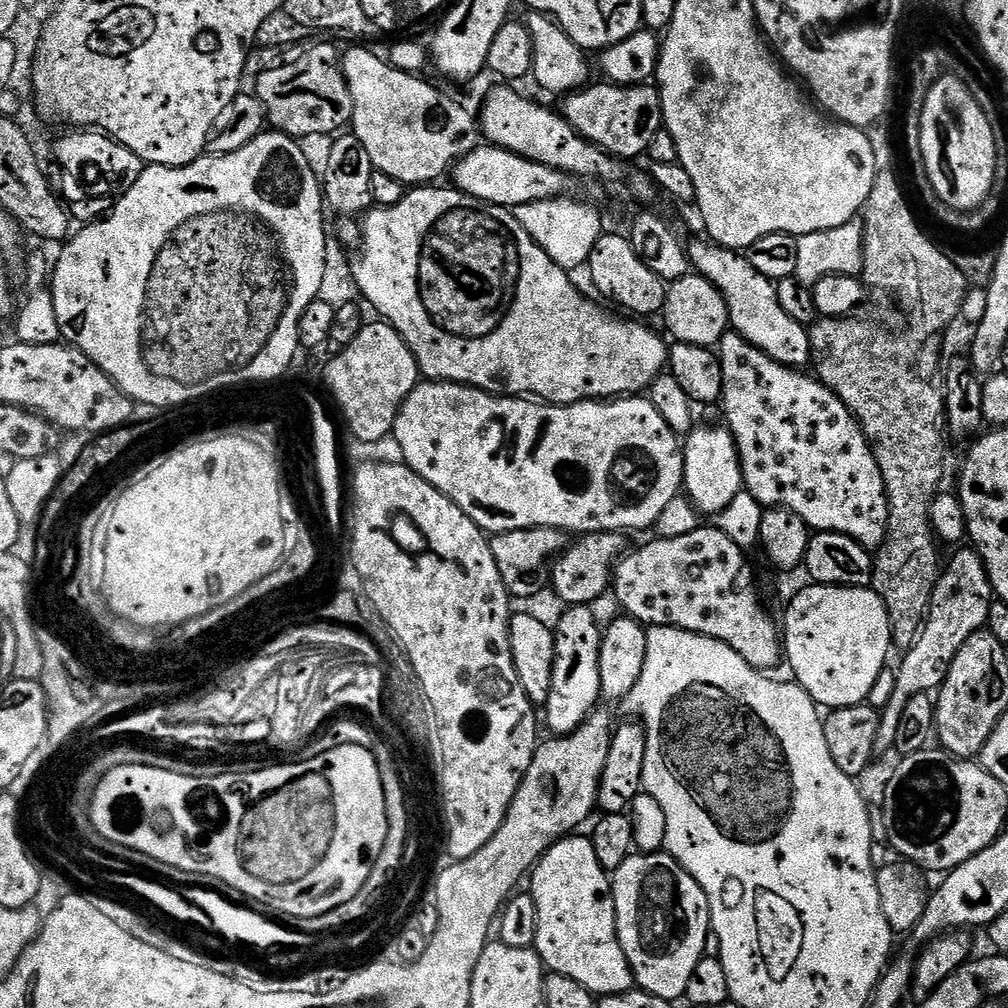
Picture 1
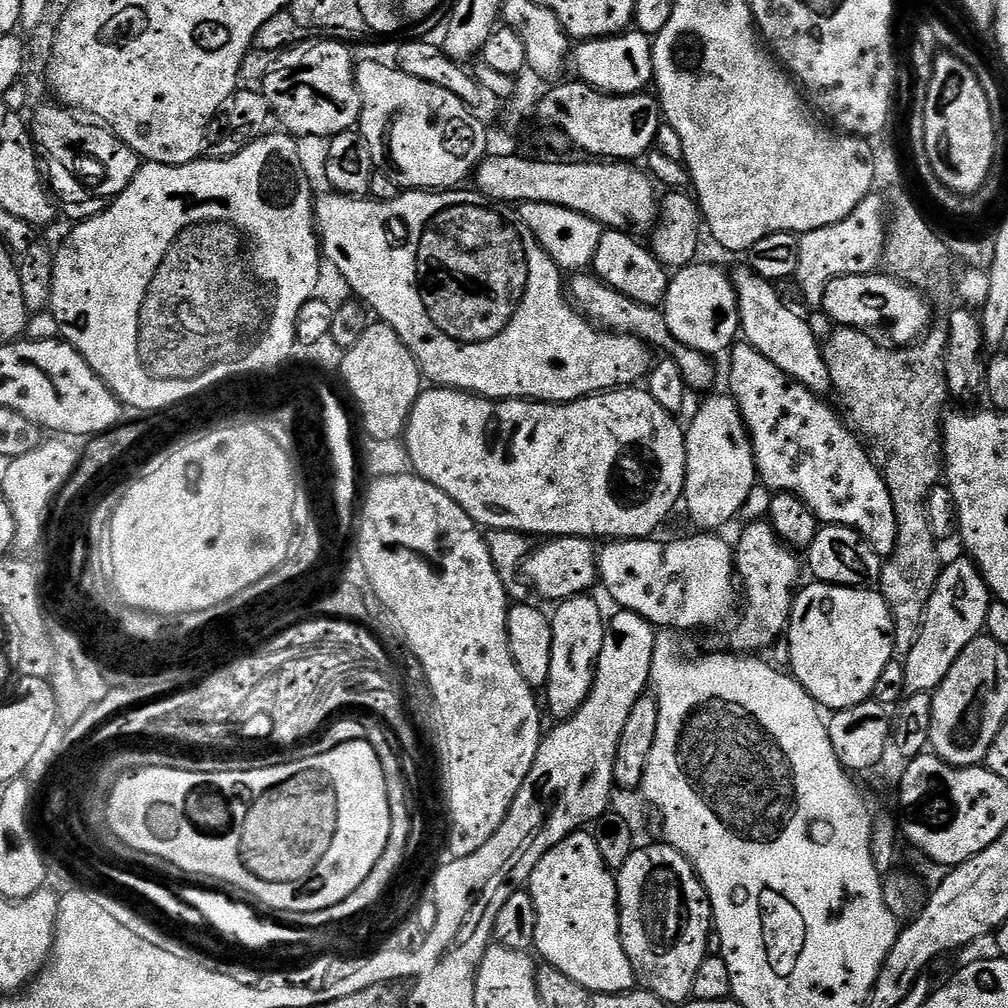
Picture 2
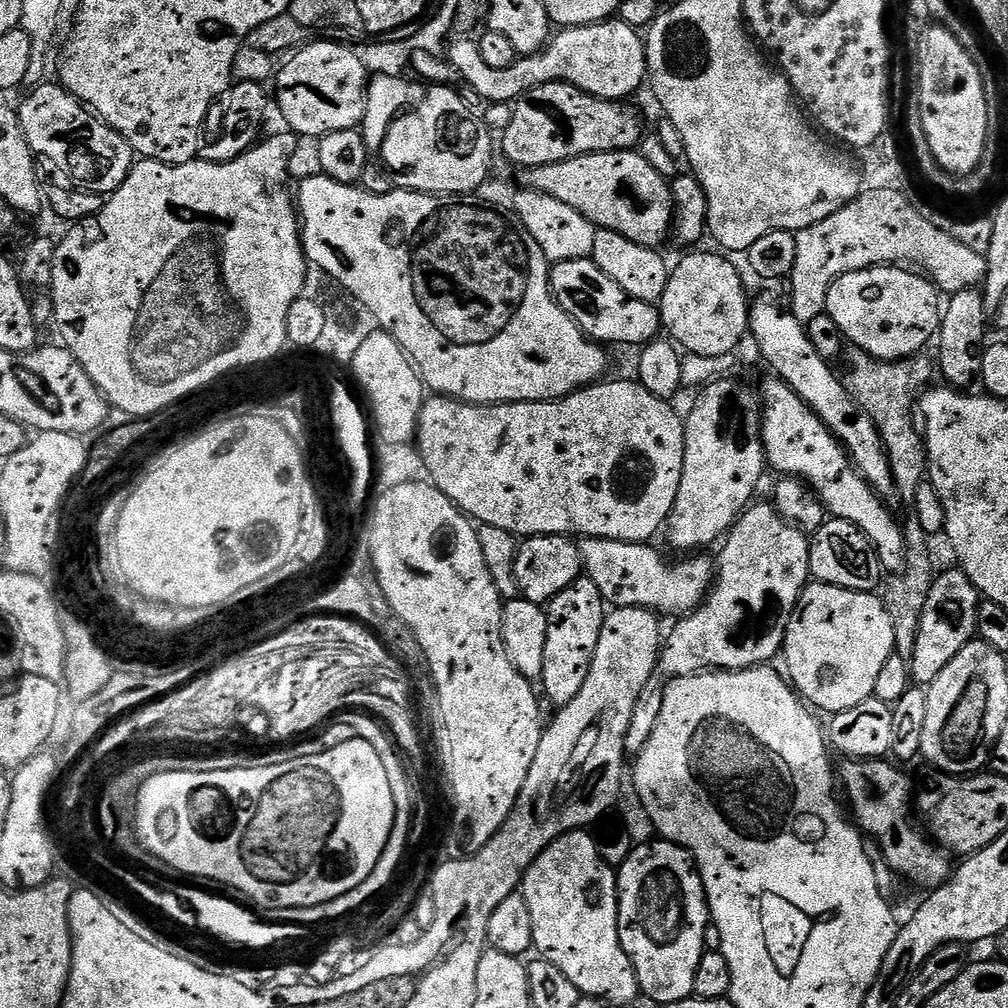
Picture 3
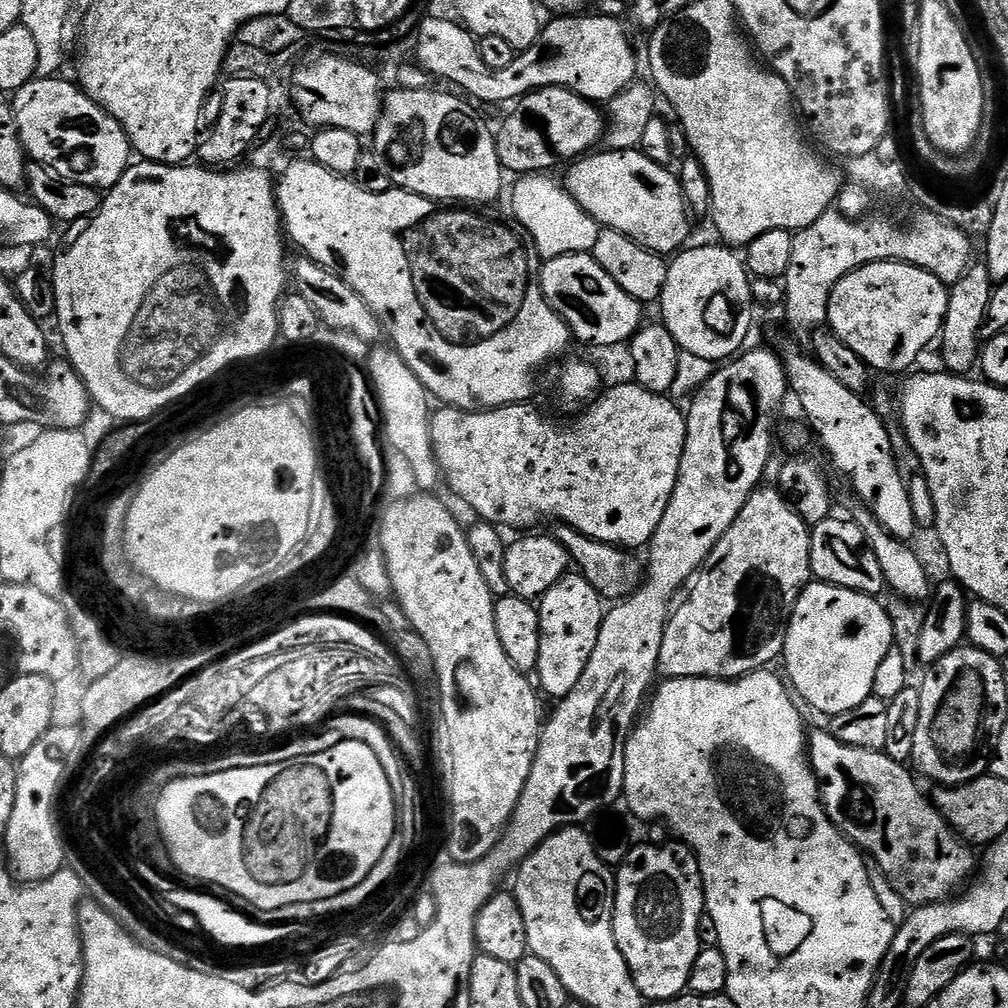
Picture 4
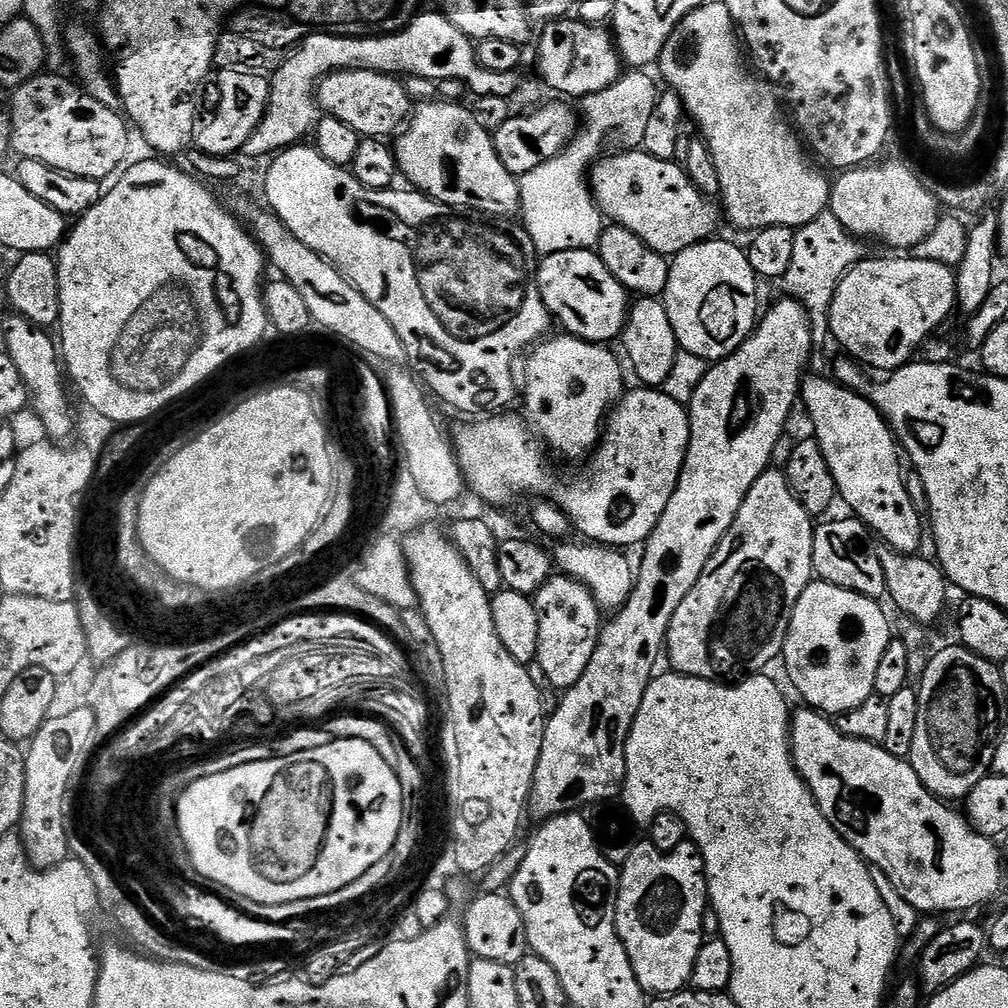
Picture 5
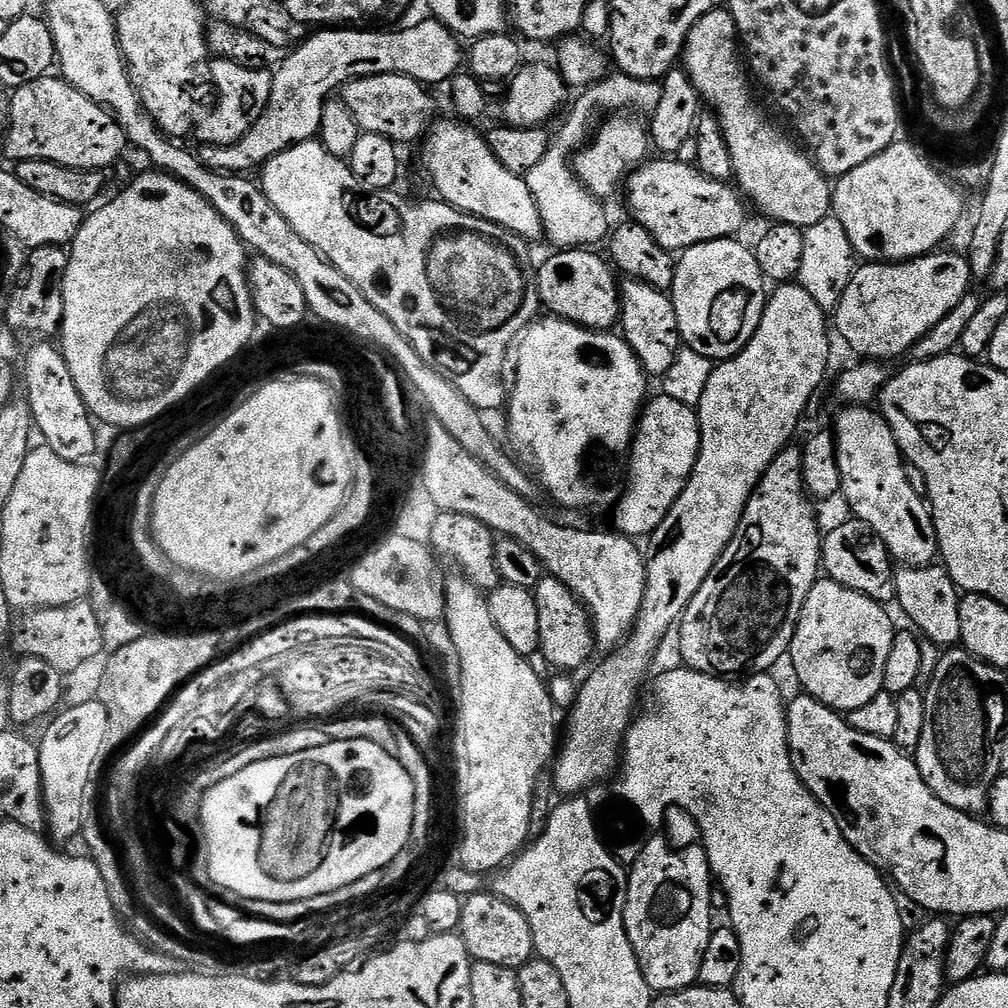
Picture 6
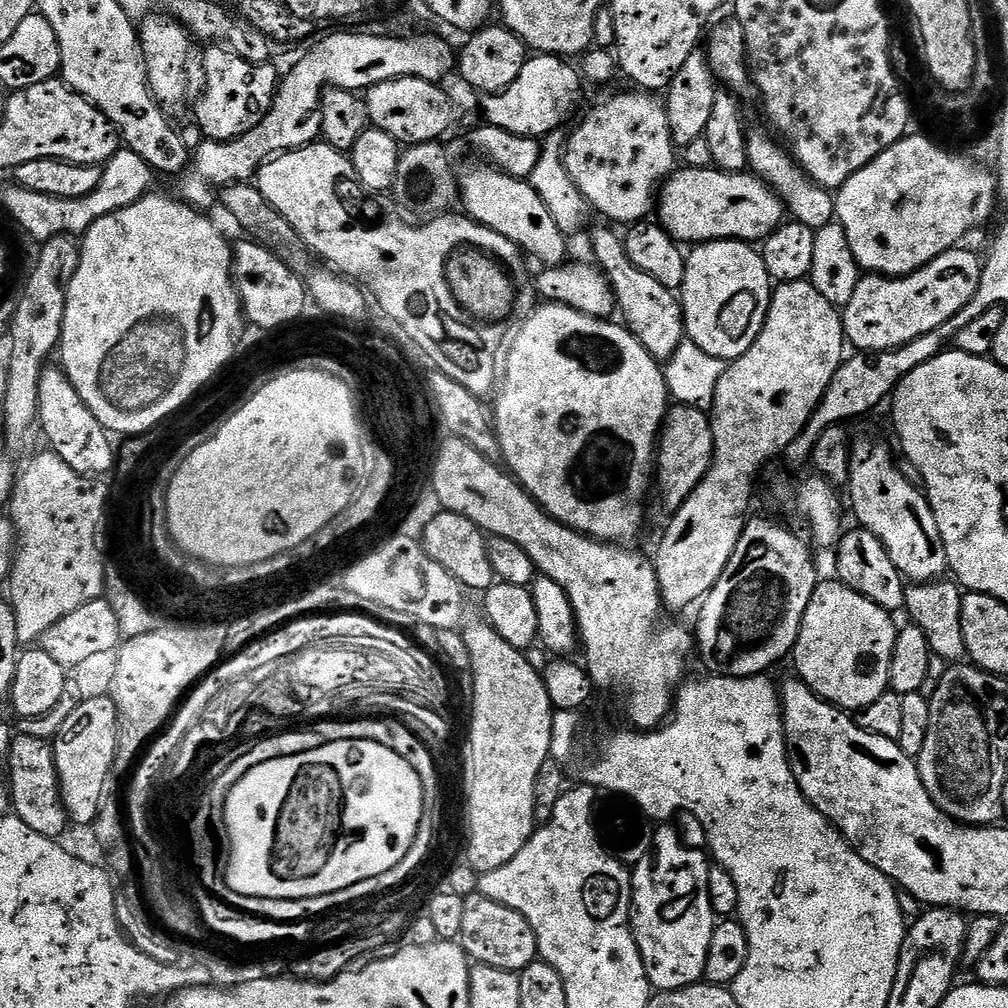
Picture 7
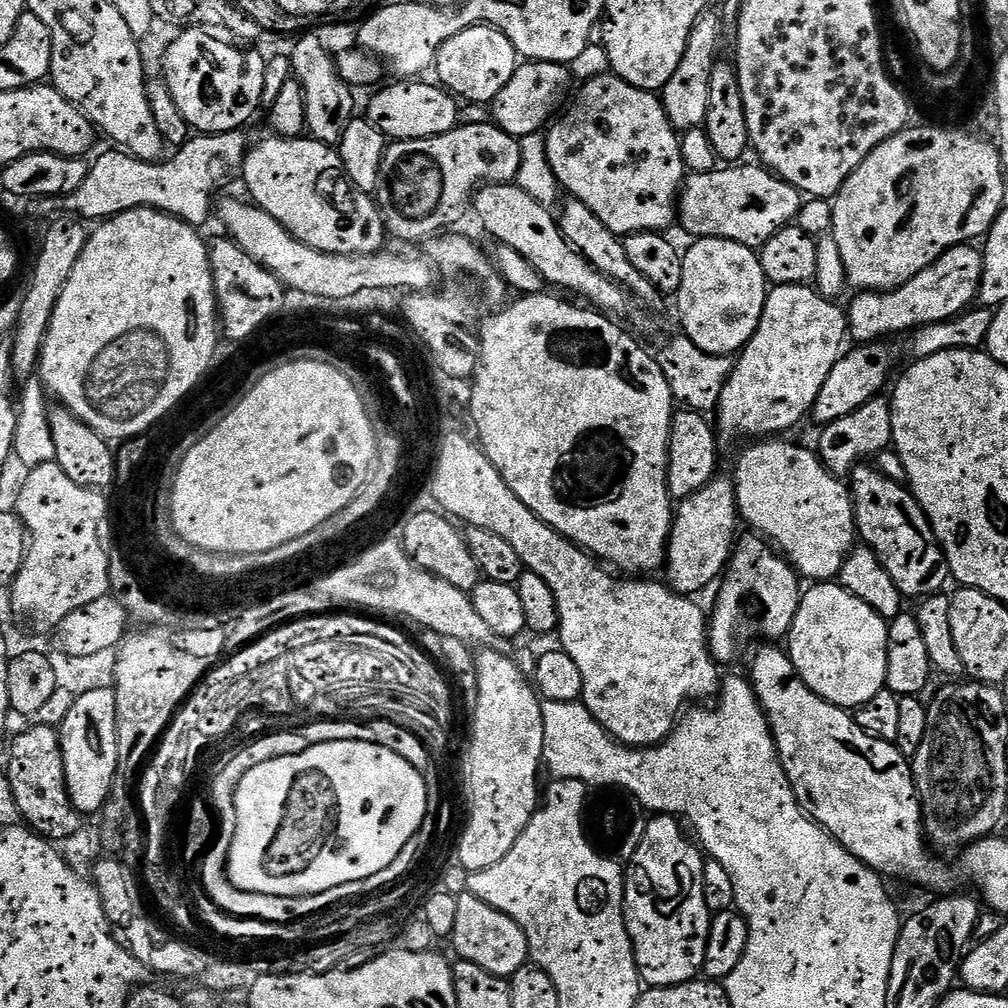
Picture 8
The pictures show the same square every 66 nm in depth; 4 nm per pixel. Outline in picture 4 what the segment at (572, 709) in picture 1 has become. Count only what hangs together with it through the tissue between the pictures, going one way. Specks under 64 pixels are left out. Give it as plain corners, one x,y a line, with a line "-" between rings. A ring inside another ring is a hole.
572,579
560,580
548,592
547,599
556,603
556,629
552,632
552,640
548,634
541,635
540,657
534,673
539,691
545,697
553,696
553,701
556,702
569,696
579,686
582,674
586,674
586,666
594,654
594,646
598,646
598,634
600,627
604,625
606,611
606,604
600,592
594,590
588,580

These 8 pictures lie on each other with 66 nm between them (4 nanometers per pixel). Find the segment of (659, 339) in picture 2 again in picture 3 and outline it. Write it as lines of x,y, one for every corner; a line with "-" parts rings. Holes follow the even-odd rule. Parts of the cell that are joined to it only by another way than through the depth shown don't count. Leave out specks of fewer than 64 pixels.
590,258
557,261
549,271
549,284
557,304
579,325
585,336
597,343
641,348
661,335
663,320
659,309
640,299
630,298

